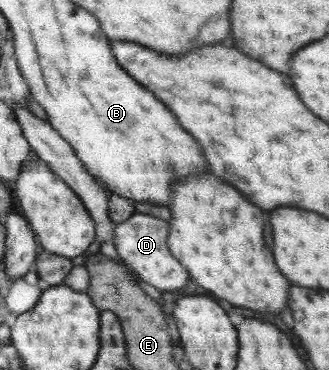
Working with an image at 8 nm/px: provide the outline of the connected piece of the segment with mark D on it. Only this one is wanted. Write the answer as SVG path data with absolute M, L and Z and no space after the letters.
M135 211L126 221L115 225L115 239L112 241L118 257L121 257L122 261L129 265L142 281L149 283L162 293L170 292L172 289L178 291L188 281L186 269L182 267L179 258L171 253L168 242L170 233L169 223L163 218Z

